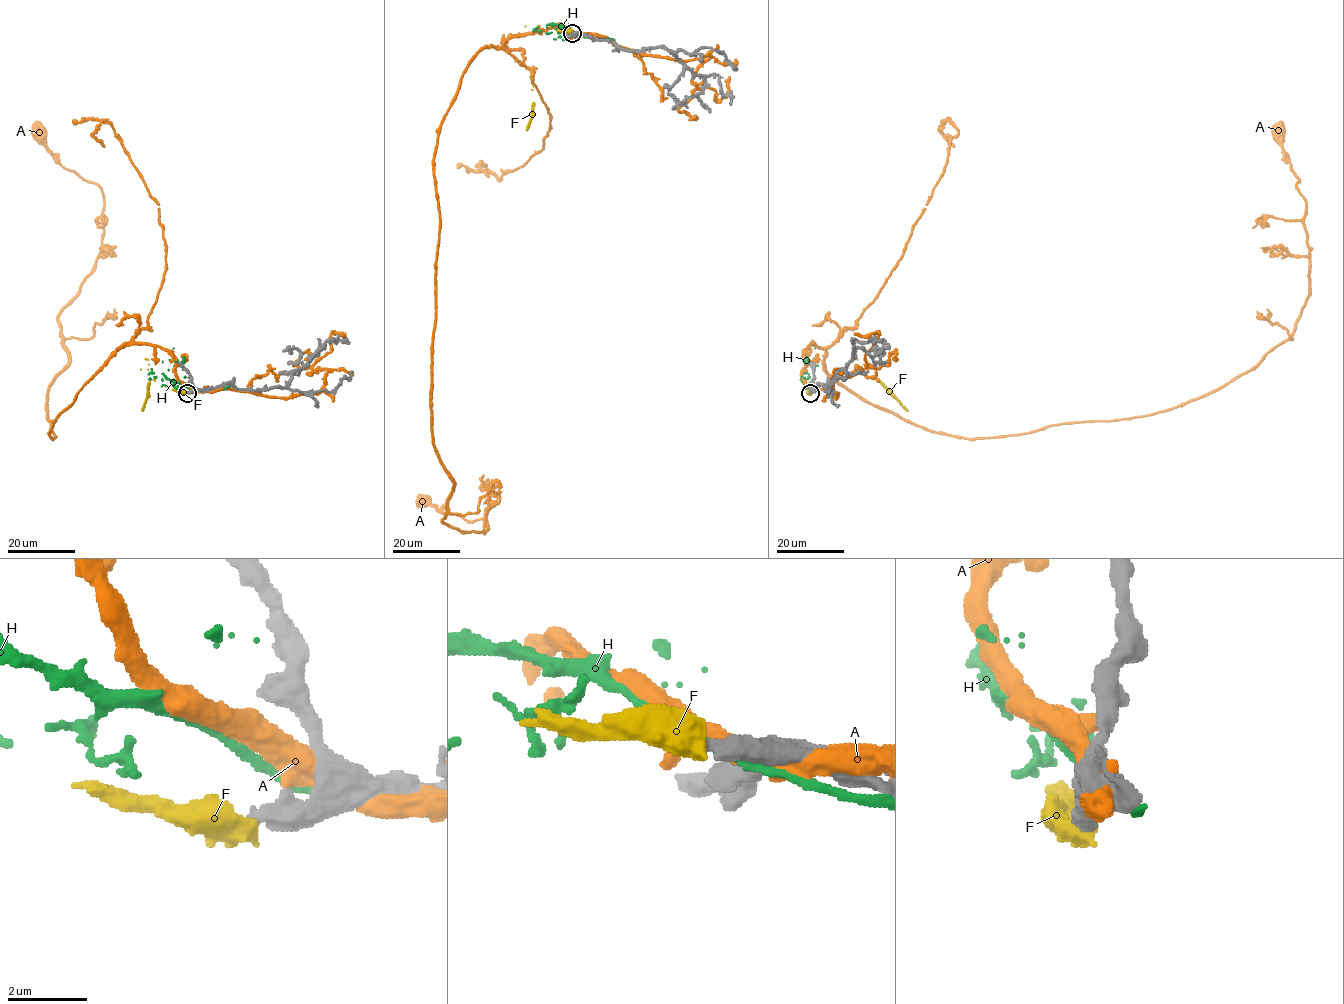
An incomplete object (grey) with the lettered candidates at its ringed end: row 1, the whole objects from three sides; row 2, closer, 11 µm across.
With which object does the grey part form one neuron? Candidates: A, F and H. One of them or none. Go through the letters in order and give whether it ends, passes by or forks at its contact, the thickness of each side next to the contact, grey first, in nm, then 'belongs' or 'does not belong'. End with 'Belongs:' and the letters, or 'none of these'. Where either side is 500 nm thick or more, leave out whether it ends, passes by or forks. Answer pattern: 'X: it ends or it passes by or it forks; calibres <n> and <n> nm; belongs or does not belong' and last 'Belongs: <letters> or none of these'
A: it passes by; calibres 440 and 440 nm; does not belong
F: calibres 500 and 600 nm; belongs
H: it passes by; calibres 440 and 240 nm; does not belong
Belongs: F

